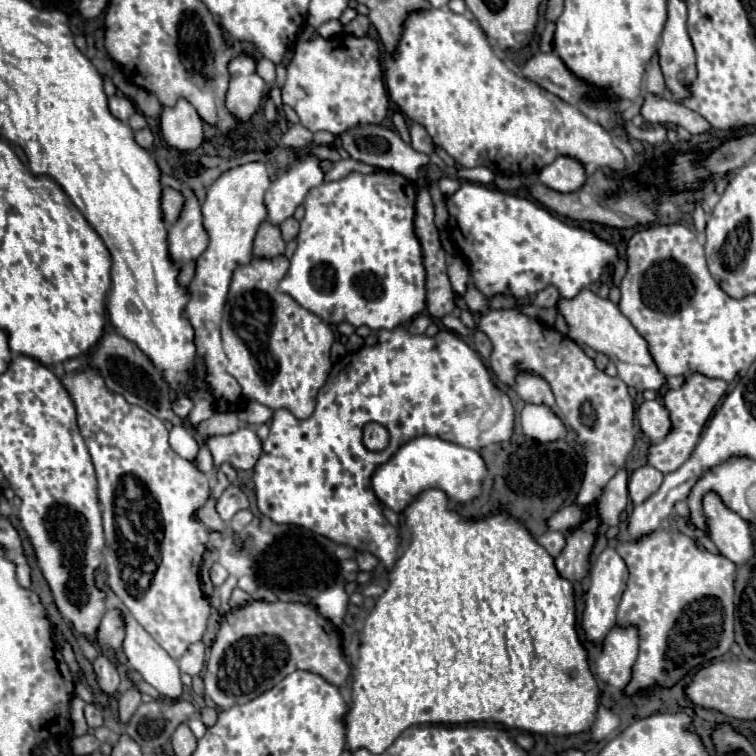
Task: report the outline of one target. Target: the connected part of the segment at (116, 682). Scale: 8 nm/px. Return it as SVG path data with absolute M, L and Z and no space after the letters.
M98 654L96 660L92 662L94 666L94 672L96 672L96 680L100 684L100 688L106 692L106 694L114 694L120 686L120 674L118 674L118 668L116 664L106 658L104 654Z

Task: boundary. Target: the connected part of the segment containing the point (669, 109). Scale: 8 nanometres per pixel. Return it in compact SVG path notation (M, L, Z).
M652 92L644 94L640 114L650 124L676 124L686 128L690 134L702 134L710 130L710 124L700 114L688 110L676 100L668 100L666 96L658 96Z

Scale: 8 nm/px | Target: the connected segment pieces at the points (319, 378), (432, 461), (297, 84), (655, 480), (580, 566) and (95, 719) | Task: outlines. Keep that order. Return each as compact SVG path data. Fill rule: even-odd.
M286 256L276 258L252 258L248 264L238 266L232 276L228 300L222 316L222 342L228 356L228 372L242 386L244 400L254 400L270 410L286 408L296 418L304 420L314 412L316 394L324 386L330 364L330 346L334 342L334 332L316 314L300 308L292 296L278 290L280 280L286 276L290 262Z
M426 434L402 444L392 454L388 464L378 466L372 476L372 488L384 506L392 508L394 512L402 512L414 500L414 496L426 488L440 488L454 502L470 502L480 494L484 474L486 466L476 450Z
M348 34L330 40L316 38L296 44L294 58L288 64L282 100L294 108L300 124L310 132L326 130L342 134L356 124L380 124L388 112L388 94L382 80L378 44L368 38Z
M650 464L634 470L628 480L628 494L630 494L632 502L642 504L648 496L652 496L660 488L662 480L664 480L664 474L656 468L652 468Z
M592 516L580 528L570 530L566 534L566 548L556 558L556 568L560 576L564 576L566 580L580 582L590 572L588 556L594 546L594 538L596 538L594 534L596 534L598 524L600 524L598 516Z
M86 704L84 716L86 716L86 722L88 722L90 728L100 728L100 726L104 726L104 716L102 716L102 712L100 712L94 704Z

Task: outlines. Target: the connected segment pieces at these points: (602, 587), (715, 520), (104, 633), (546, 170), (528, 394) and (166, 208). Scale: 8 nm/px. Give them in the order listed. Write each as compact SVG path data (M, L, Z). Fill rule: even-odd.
M606 548L598 556L598 560L592 568L590 588L586 594L586 608L584 608L584 616L582 616L582 626L584 626L588 640L594 640L594 642L604 640L608 630L616 624L616 608L618 608L620 598L624 594L626 582L628 582L628 568L626 568L622 556L614 548Z
M716 492L704 494L702 508L708 536L716 544L718 552L722 552L738 566L750 560L754 550L748 522L742 520L736 512L728 510Z
M122 608L106 610L98 630L98 642L112 650L122 646L124 642L124 610Z
M560 156L540 170L540 182L558 192L574 192L586 180L586 170L576 158Z
M520 374L516 378L516 392L518 392L518 396L526 404L544 404L544 406L552 408L552 412L556 412L556 416L562 418L560 410L556 408L556 402L554 402L554 396L552 396L550 386L540 376Z
M164 188L164 192L162 192L162 214L164 214L166 222L174 222L180 216L182 204L184 204L184 196L178 190Z

